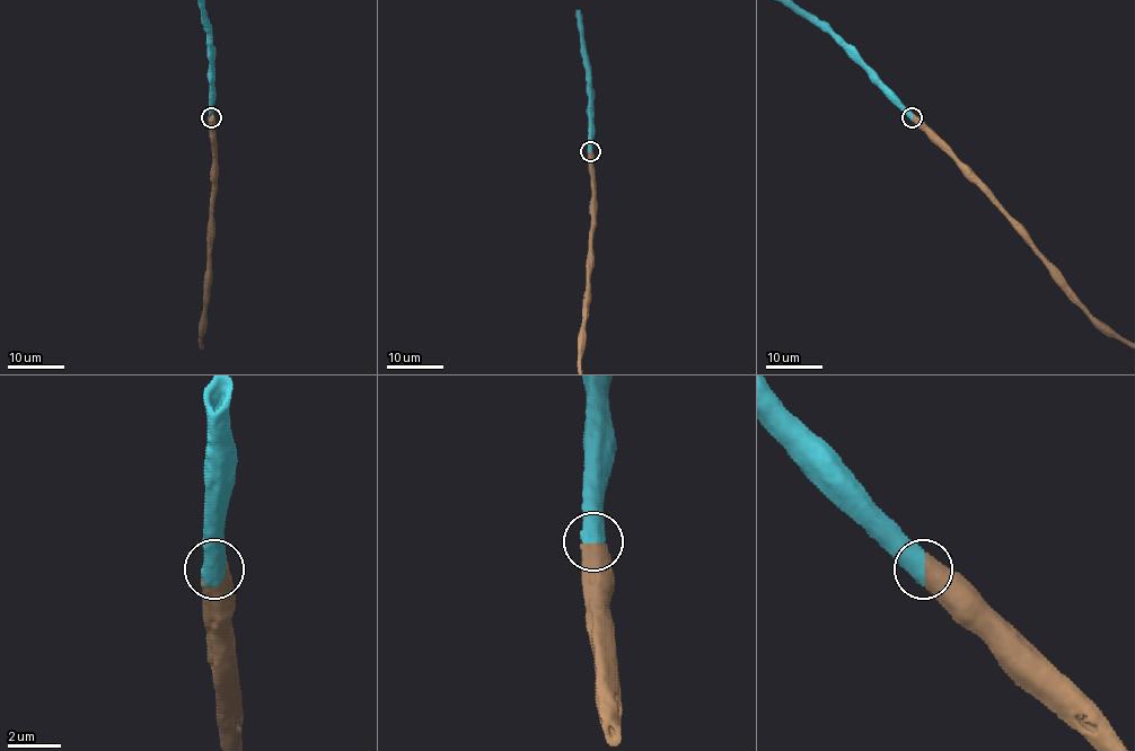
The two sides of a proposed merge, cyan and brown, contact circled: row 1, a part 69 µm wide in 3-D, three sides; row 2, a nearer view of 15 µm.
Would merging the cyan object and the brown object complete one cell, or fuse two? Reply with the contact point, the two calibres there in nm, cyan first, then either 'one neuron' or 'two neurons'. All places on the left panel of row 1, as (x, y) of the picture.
(211, 117) | 700/750 nm | one neuron

